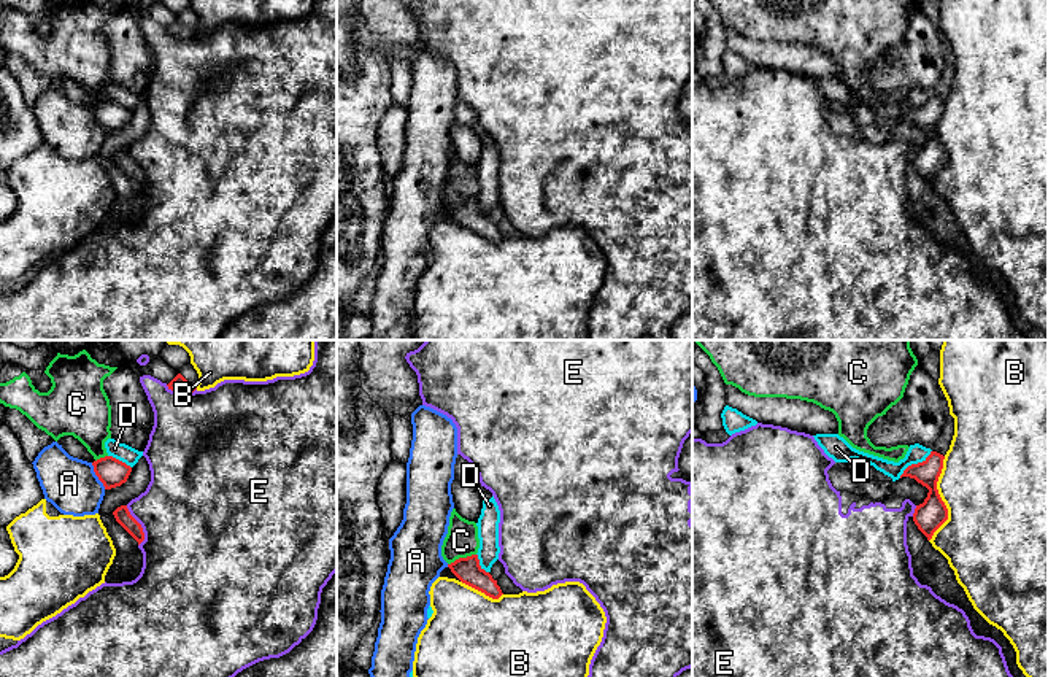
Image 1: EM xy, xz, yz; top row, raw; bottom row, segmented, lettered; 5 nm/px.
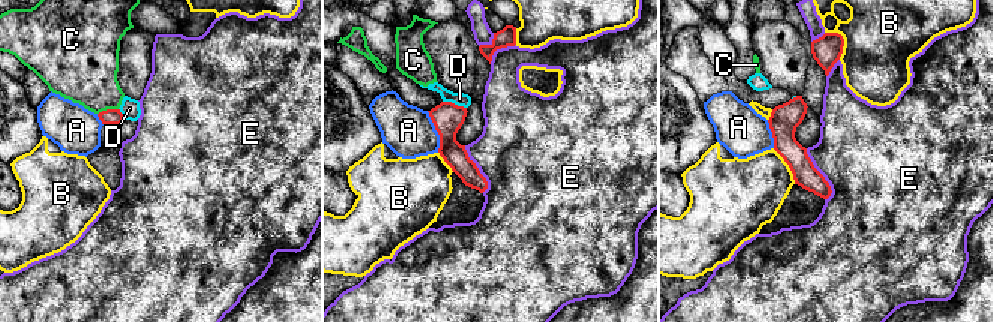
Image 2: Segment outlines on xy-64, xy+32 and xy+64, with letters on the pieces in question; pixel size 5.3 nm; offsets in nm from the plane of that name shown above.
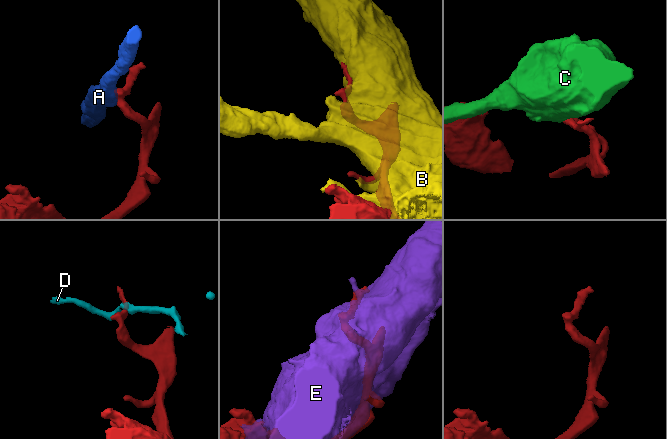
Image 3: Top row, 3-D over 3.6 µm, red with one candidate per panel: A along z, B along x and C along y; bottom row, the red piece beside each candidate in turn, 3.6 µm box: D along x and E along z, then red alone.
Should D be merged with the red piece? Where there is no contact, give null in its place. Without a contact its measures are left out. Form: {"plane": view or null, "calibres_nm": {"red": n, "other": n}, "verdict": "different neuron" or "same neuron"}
{"plane": "yz", "calibres_nm": {"red": 140, "other": 100}, "verdict": "different neuron"}

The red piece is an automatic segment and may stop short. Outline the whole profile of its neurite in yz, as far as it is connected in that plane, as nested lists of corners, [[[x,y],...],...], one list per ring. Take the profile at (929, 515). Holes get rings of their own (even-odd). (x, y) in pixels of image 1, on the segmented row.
[[[930,451],[923,462],[908,466],[900,475],[900,478],[915,478],[929,489],[924,502],[916,505],[913,513],[915,524],[927,537],[927,540],[930,540],[934,532],[948,520],[948,509],[937,489],[937,482],[943,469],[943,459],[943,455]]]

